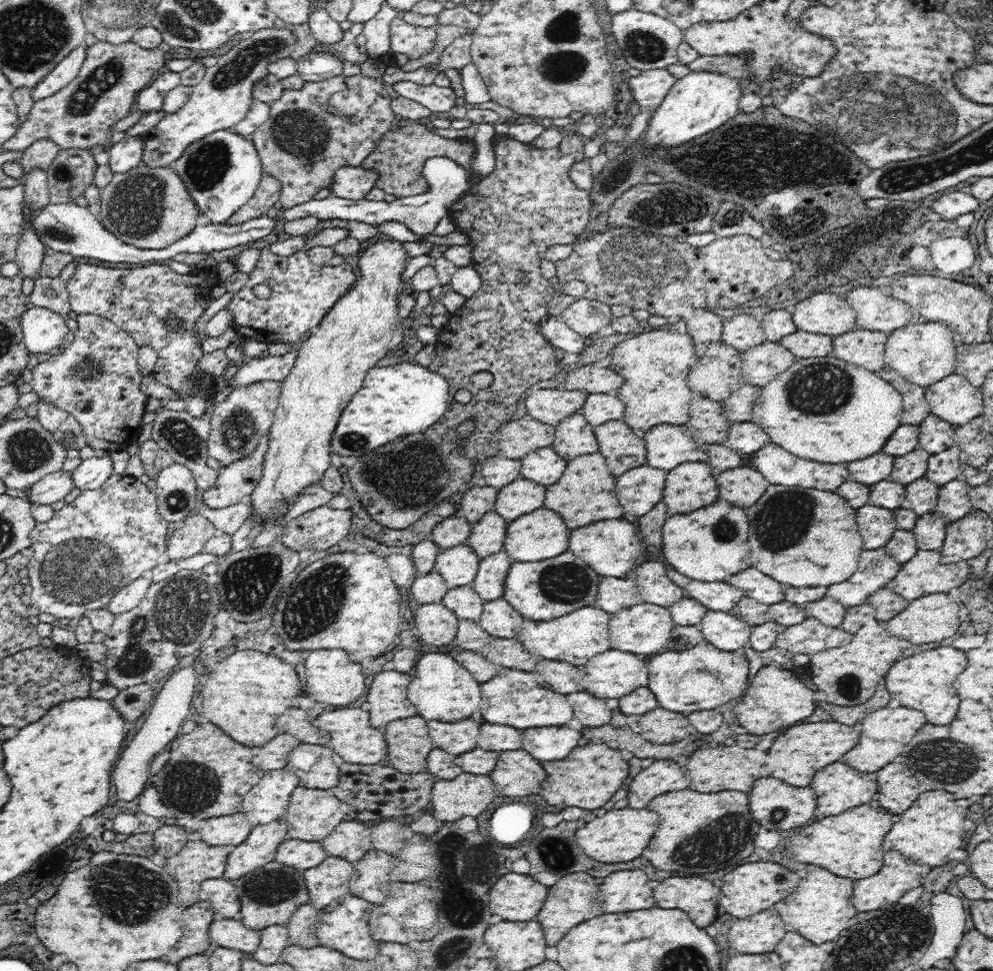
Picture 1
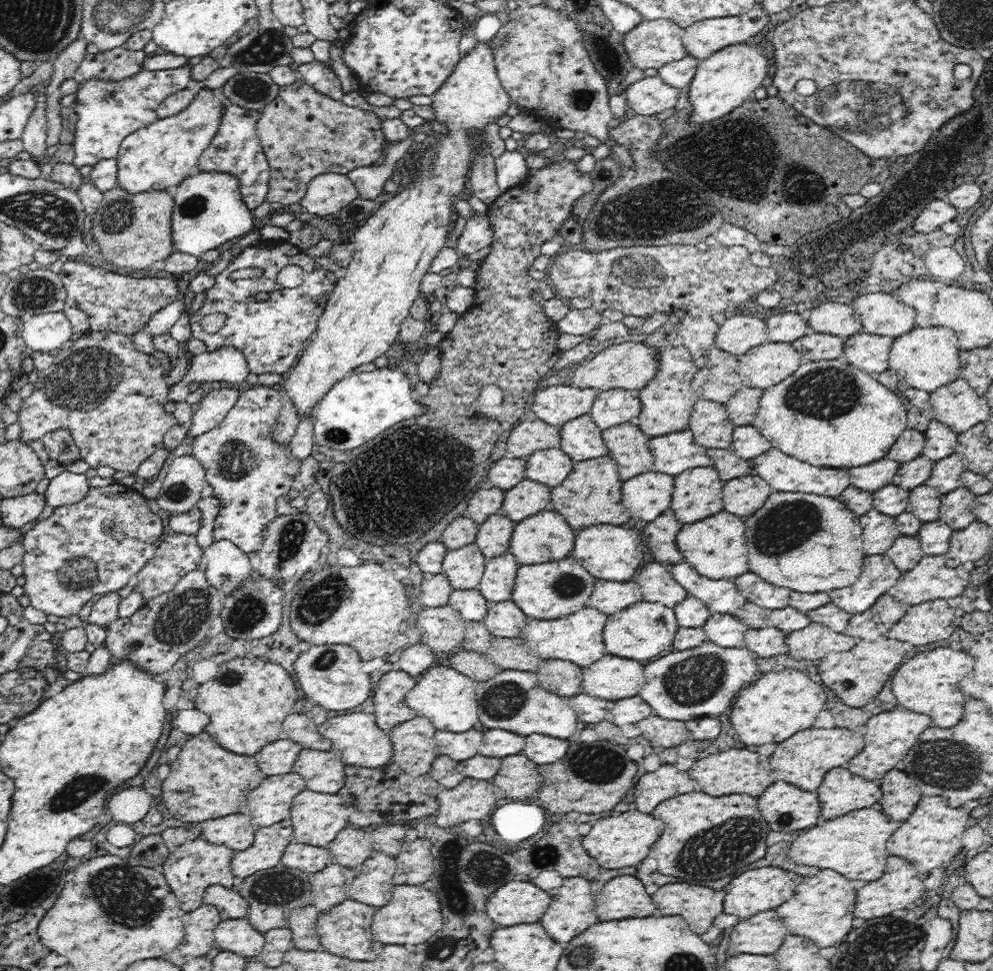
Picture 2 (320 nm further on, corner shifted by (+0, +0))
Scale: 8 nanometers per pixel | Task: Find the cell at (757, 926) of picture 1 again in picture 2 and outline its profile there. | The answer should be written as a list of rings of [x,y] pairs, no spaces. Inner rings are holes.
[[[776,909],[765,910],[733,926],[730,950],[738,954],[773,955],[788,935]]]

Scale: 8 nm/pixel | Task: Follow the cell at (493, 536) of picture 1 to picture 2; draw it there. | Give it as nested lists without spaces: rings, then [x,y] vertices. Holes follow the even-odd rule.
[[[494,514],[479,525],[476,546],[480,547],[488,560],[508,553],[514,527],[513,520],[501,514]]]

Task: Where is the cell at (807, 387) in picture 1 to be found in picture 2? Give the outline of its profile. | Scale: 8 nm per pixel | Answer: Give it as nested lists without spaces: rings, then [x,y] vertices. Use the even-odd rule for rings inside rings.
[[[843,358],[802,361],[800,368],[786,380],[763,391],[753,425],[784,454],[808,464],[839,469],[861,467],[883,459],[908,428],[907,410],[900,397],[874,380],[870,373],[856,369]]]

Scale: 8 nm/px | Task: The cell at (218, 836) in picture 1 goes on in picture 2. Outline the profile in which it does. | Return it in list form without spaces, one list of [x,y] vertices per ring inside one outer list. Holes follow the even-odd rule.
[[[245,811],[202,821],[201,838],[215,845],[227,846],[233,851],[243,851],[254,843],[256,829],[252,828],[250,815]]]

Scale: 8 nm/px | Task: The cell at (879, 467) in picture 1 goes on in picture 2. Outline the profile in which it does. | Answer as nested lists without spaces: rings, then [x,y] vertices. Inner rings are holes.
[[[887,457],[861,467],[849,468],[851,485],[863,491],[876,492],[892,483],[901,464]]]

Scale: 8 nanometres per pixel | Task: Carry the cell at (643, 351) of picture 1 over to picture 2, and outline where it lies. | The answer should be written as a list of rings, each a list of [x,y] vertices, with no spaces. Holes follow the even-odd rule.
[[[682,345],[669,349],[660,348],[659,362],[660,370],[656,377],[650,379],[649,383],[636,393],[642,403],[642,410],[633,421],[650,437],[664,436],[688,429],[690,415],[696,401],[700,398],[692,386],[693,378],[700,369],[688,349]]]

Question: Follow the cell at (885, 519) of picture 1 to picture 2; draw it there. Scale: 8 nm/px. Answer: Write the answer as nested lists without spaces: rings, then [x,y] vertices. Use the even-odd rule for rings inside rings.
[[[876,509],[859,517],[862,527],[863,551],[866,555],[884,554],[901,536],[895,518],[881,514]]]

